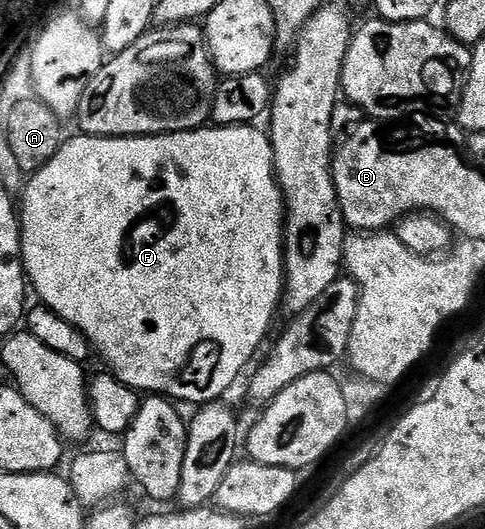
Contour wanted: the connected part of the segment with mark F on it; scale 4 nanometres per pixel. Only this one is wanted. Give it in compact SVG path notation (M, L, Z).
M206 126L197 128L194 132L168 132L162 136L86 136L77 134L74 140L66 139L56 154L40 170L30 175L25 182L25 192L19 199L19 219L21 221L21 262L25 266L25 274L28 283L37 291L37 296L42 305L50 308L63 322L71 322L75 330L82 332L89 339L90 345L99 355L105 359L105 364L110 373L122 380L128 388L142 390L159 390L160 395L182 405L212 404L220 401L221 396L237 379L241 376L241 371L254 363L253 355L261 348L261 343L265 340L265 335L269 332L269 327L273 324L273 319L277 316L277 308L282 307L283 293L285 290L285 195L281 193L281 188L277 185L277 171L273 169L273 147L268 135L264 131L260 132L257 126L238 126L236 128L222 128L220 126Z

